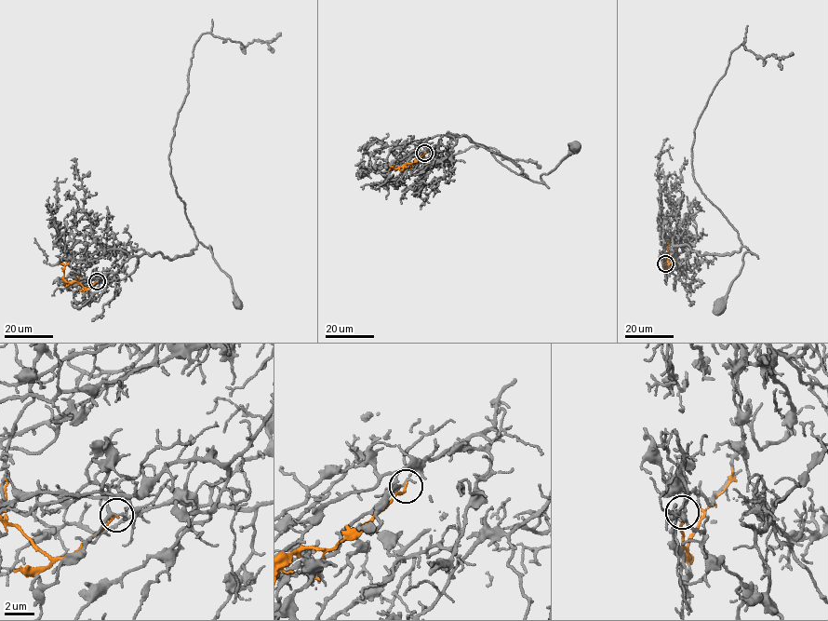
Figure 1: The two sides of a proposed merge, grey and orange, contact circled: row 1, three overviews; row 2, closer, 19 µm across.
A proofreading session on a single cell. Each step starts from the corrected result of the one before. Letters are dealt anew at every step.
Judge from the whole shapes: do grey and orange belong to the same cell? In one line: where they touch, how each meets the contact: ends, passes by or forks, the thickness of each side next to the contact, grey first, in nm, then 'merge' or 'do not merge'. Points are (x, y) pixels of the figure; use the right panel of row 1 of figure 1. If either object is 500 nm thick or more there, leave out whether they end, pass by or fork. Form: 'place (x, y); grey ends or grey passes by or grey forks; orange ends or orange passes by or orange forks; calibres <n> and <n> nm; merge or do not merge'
place (665, 263); grey passes by; orange ends; calibres 200 and 140 nm; do not merge

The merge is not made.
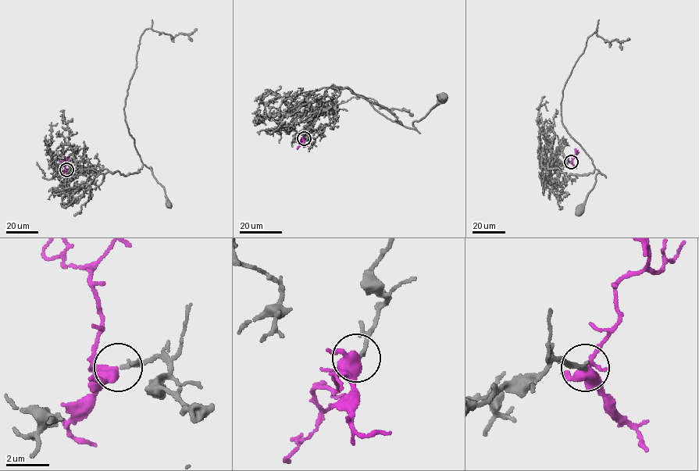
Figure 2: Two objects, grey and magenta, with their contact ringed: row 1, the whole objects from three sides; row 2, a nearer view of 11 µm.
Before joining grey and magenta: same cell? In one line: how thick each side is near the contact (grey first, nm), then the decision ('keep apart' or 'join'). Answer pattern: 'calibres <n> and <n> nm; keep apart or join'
calibres 170 and 360 nm; join

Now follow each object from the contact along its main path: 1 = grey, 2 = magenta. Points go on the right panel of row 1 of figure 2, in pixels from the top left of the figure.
1: (571, 162), (557, 167), (550, 162), (548, 168), (565, 174), (596, 169), (601, 173), (579, 212)
2: (571, 162), (575, 148)

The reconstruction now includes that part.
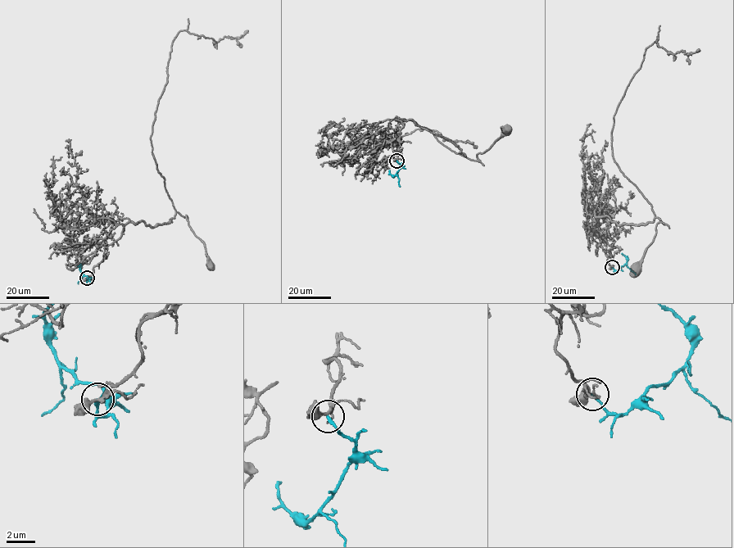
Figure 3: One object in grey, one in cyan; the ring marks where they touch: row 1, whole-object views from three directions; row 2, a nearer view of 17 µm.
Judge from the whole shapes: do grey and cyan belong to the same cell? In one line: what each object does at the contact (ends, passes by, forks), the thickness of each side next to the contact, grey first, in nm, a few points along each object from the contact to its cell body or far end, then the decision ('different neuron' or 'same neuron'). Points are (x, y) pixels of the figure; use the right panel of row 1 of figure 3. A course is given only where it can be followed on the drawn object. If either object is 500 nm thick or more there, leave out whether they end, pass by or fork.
grey passes by; cyan ends there; 200 nm thick on the grey side, 200 nm on the other; grey runs (612, 267), (595, 231), (595, 214), (618, 224), (639, 225), (656, 217), (663, 224), (657, 224), (635, 271); cyan runs (612, 267), (618, 270), (626, 264), (636, 274); same neuron

